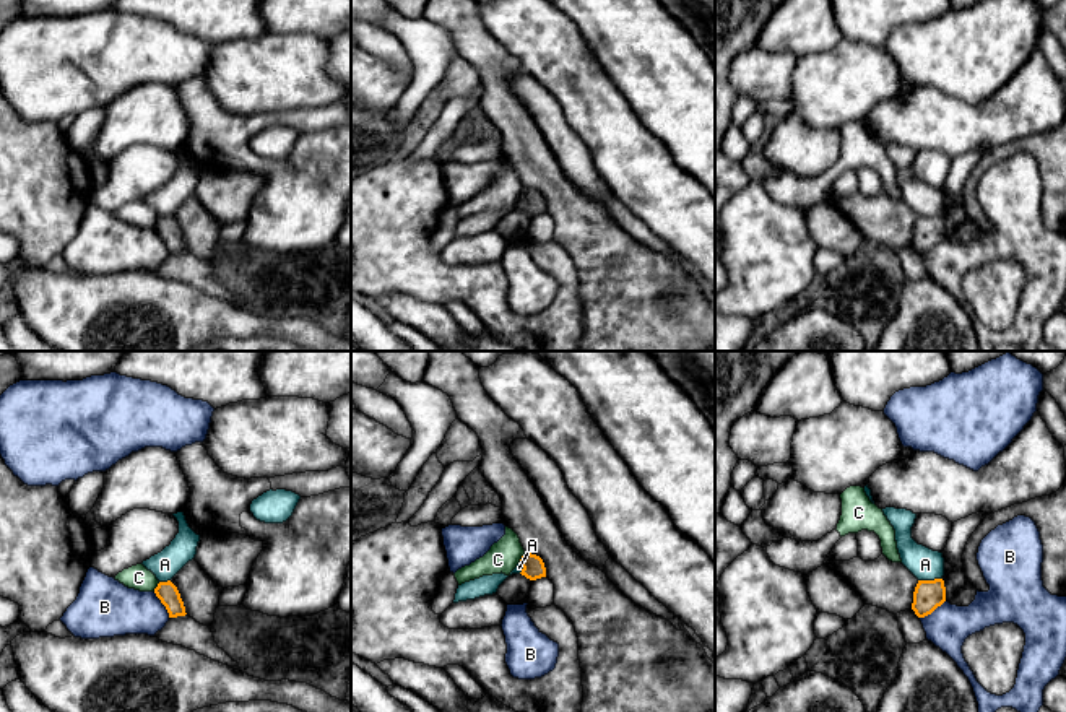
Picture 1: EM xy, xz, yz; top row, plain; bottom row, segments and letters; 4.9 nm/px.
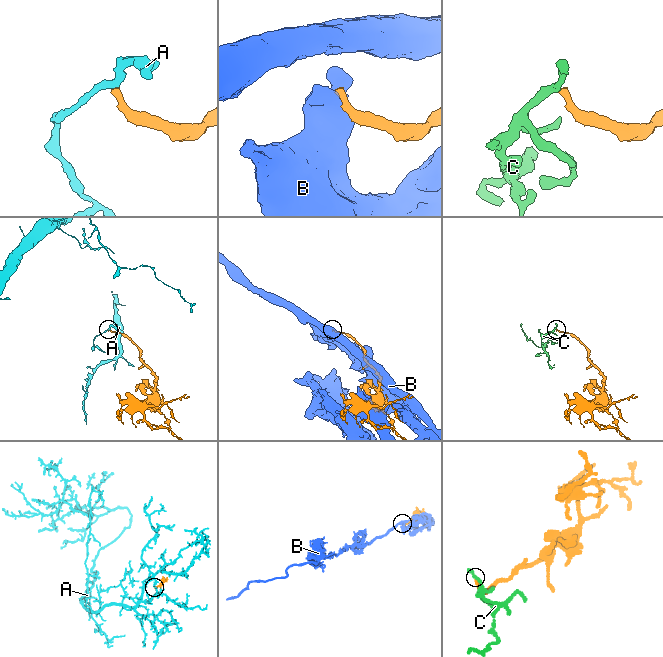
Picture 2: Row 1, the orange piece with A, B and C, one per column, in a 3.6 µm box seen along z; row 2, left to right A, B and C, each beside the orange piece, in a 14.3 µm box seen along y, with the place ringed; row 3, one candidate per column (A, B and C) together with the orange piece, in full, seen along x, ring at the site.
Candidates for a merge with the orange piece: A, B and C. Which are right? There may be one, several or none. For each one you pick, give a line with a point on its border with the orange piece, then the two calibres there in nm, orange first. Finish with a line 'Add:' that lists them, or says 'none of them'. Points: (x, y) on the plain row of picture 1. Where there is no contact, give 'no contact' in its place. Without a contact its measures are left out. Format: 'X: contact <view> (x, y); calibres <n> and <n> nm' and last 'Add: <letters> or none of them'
Add: none of them

